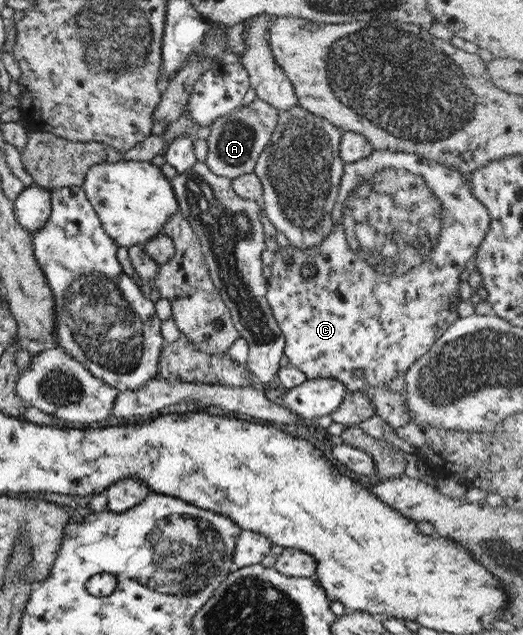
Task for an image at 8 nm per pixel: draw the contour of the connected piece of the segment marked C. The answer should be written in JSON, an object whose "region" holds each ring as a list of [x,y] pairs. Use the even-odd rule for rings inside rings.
{"region":[[[371,151],[361,160],[342,163],[342,175],[338,182],[338,191],[334,205],[330,210],[331,221],[334,225],[315,246],[298,249],[293,245],[279,247],[274,252],[273,260],[270,264],[270,277],[266,283],[266,302],[271,308],[273,319],[283,336],[283,352],[287,357],[288,365],[303,372],[307,380],[335,379],[344,384],[346,392],[361,391],[364,386],[375,386],[376,384],[388,384],[395,377],[403,377],[405,372],[417,358],[425,355],[428,348],[439,339],[449,325],[455,323],[458,314],[455,312],[458,302],[457,282],[459,274],[464,269],[465,262],[471,259],[476,253],[477,247],[481,244],[485,233],[490,225],[490,218],[487,209],[473,196],[470,183],[463,175],[455,169],[449,170],[447,167],[437,168],[436,162],[431,162],[428,158],[419,158],[415,153],[404,153],[395,151]],[[418,172],[429,172],[429,178],[421,178]],[[292,257],[293,266],[287,270],[285,259]],[[311,264],[315,272],[312,277],[303,278],[299,274],[302,266]],[[355,370],[362,370],[361,376],[353,376]]]}

